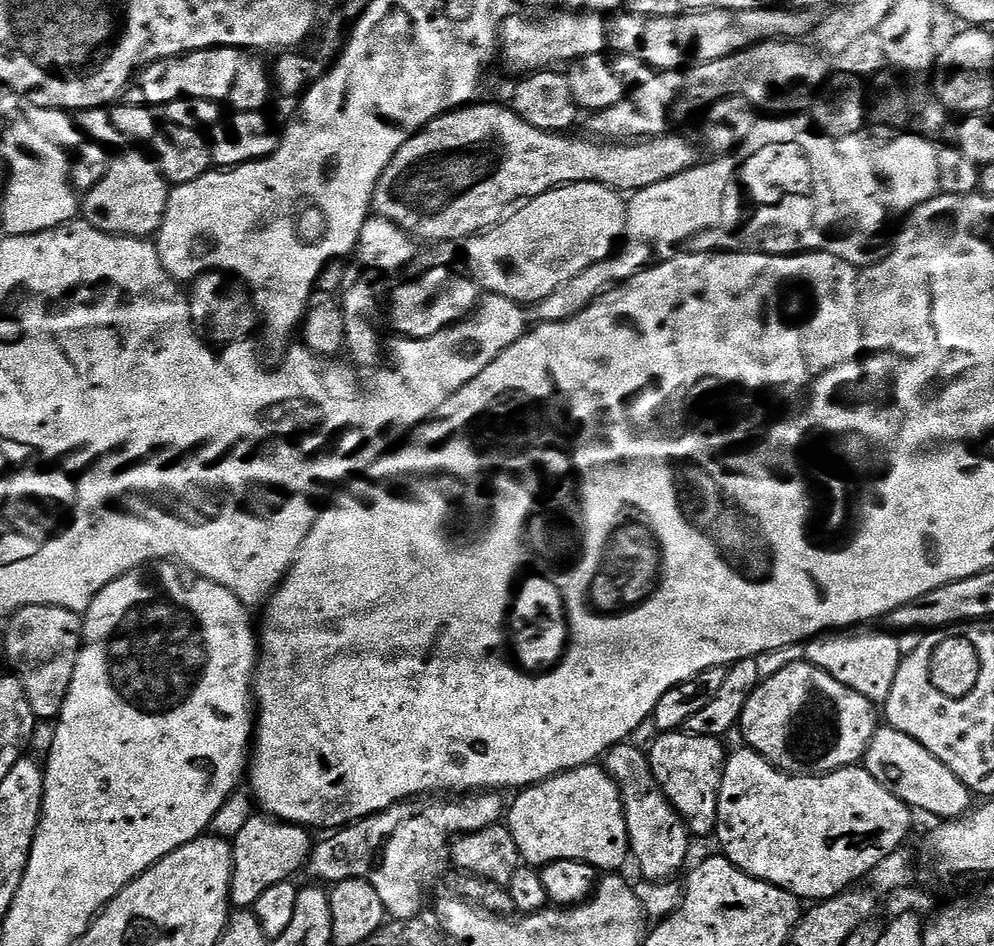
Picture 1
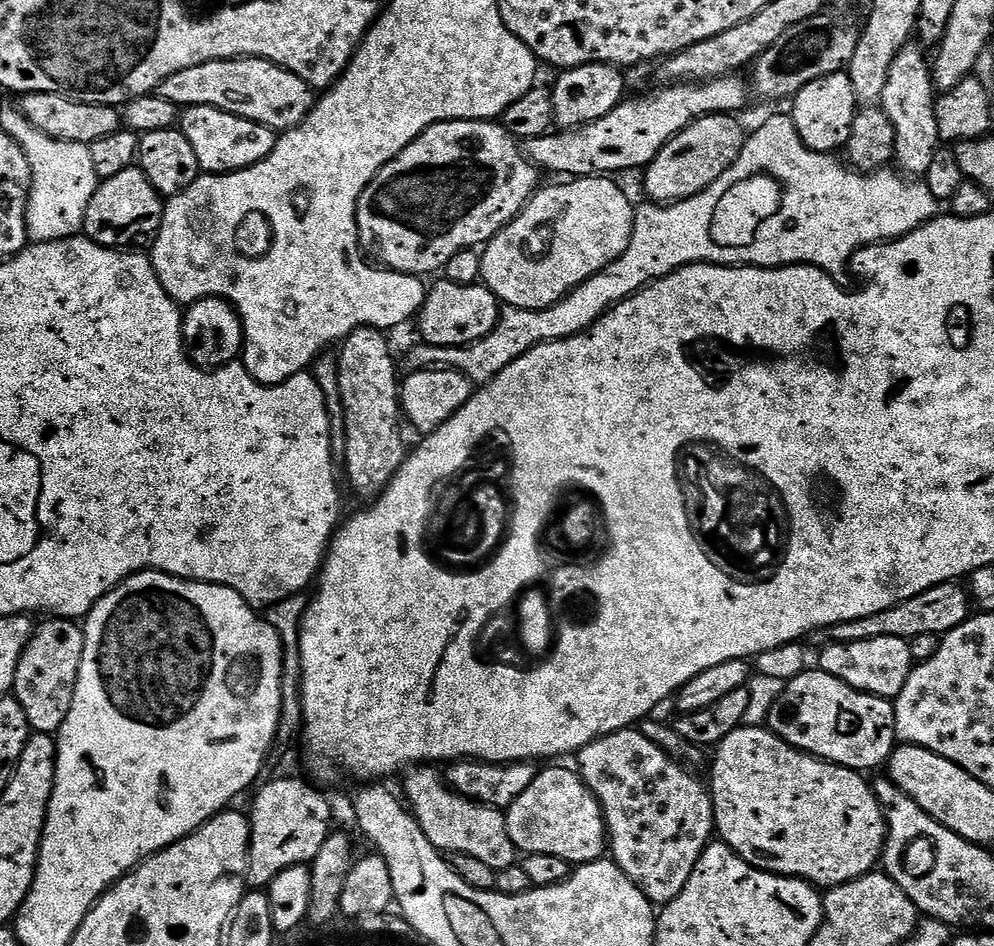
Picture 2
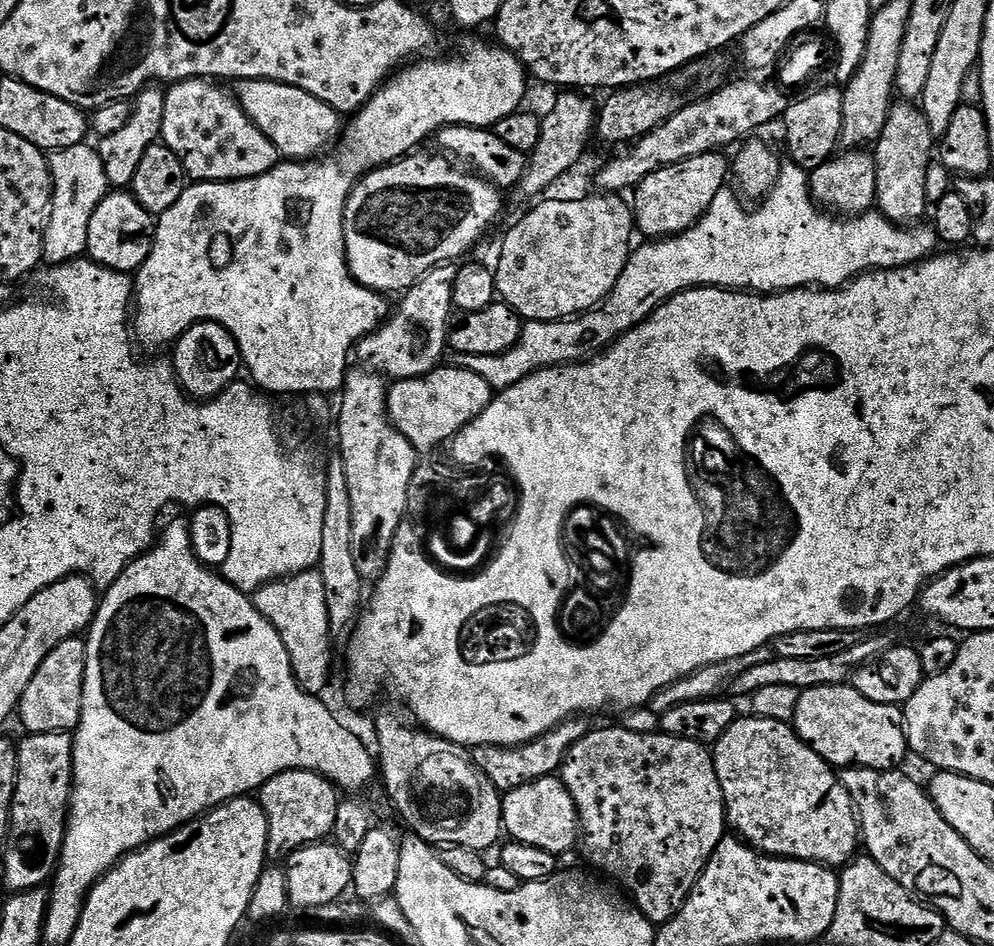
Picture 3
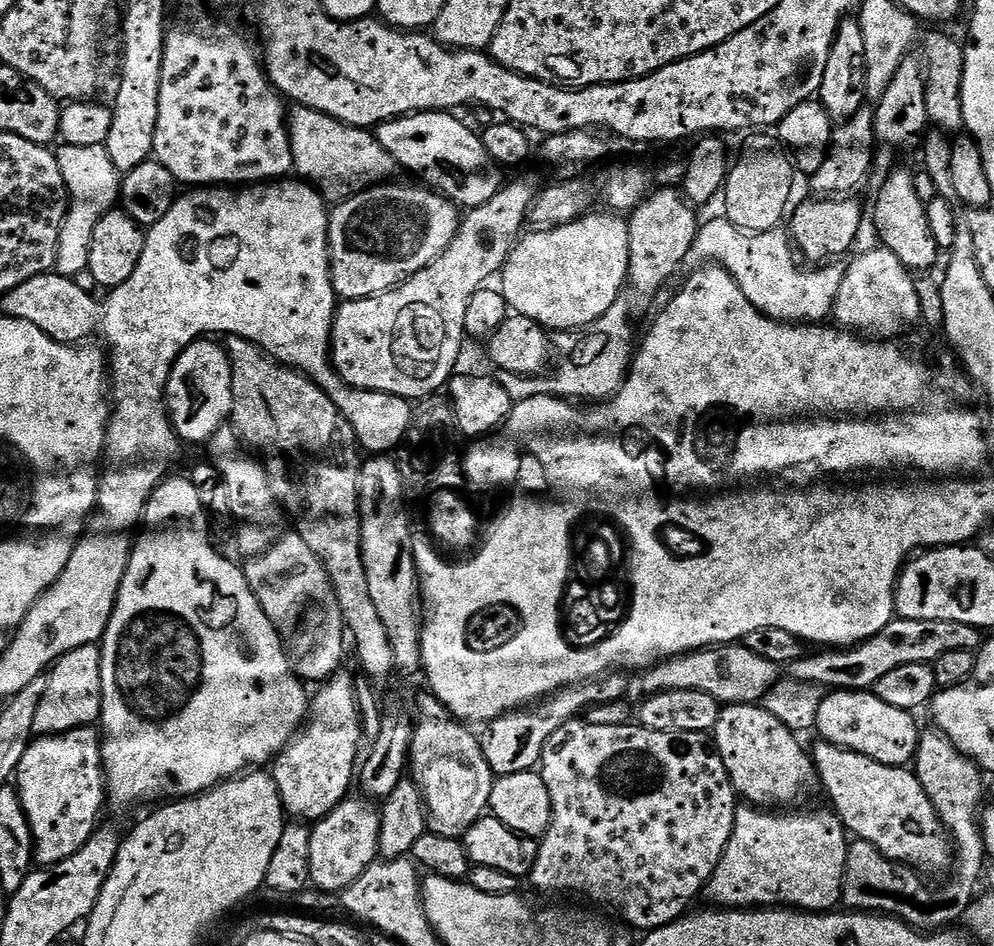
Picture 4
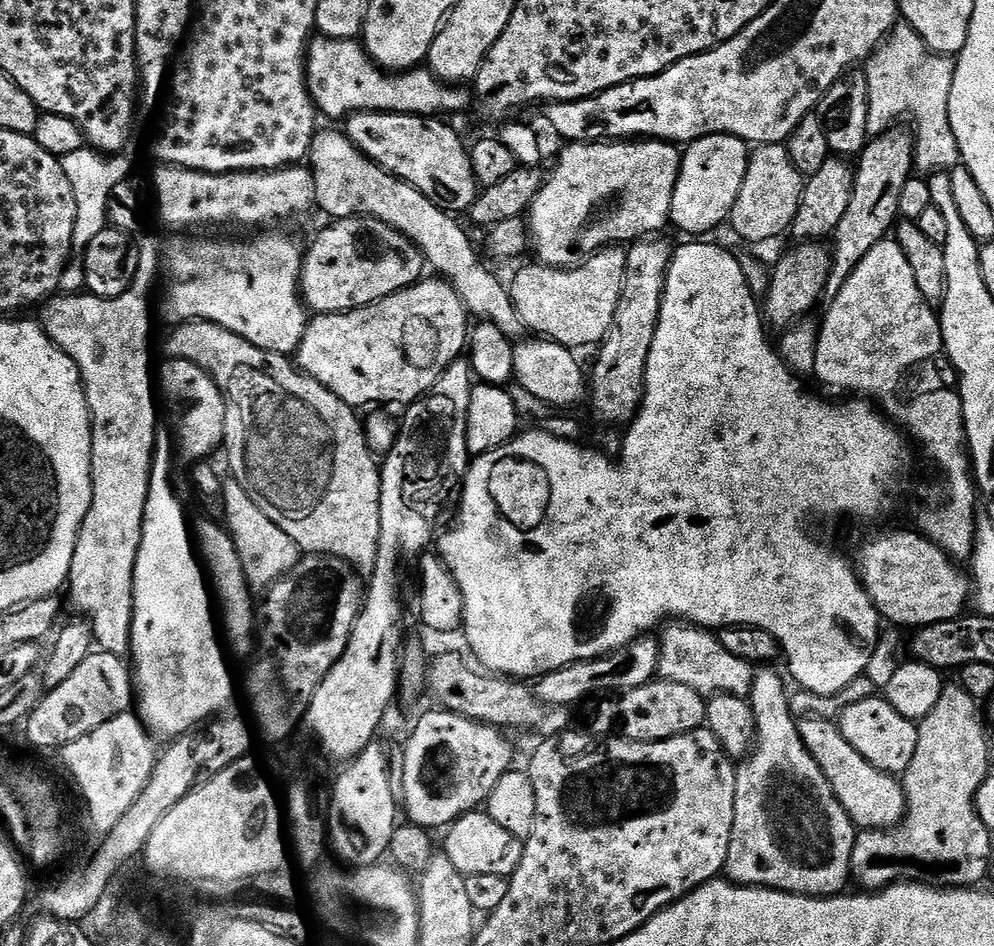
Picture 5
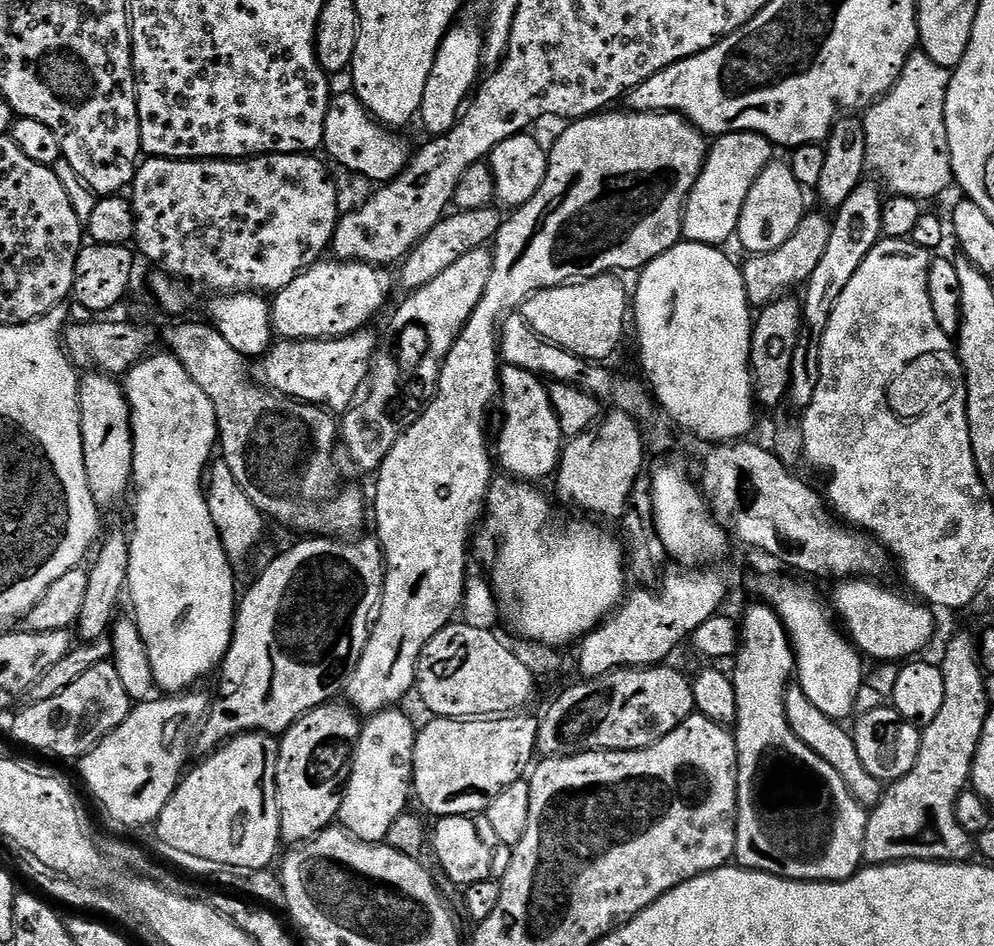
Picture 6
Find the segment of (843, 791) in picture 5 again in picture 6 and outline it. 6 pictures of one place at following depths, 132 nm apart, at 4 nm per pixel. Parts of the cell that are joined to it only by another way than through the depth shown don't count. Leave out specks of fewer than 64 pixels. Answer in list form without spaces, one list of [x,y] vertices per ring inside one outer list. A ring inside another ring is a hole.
[[[799,686],[789,687],[788,693],[784,695],[784,705],[790,730],[794,730],[799,740],[806,746],[810,746],[810,750],[814,750],[818,758],[830,762],[830,766],[838,770],[838,778],[846,782],[850,794],[859,804],[875,806],[884,795],[885,785],[878,778],[874,778],[874,774],[870,774],[866,766],[862,766],[862,758],[858,758],[858,750],[850,738],[849,729],[843,728],[845,725],[841,721],[831,720],[829,716],[822,714],[822,710],[818,710],[818,706],[814,706],[814,702],[806,698],[806,694]]]

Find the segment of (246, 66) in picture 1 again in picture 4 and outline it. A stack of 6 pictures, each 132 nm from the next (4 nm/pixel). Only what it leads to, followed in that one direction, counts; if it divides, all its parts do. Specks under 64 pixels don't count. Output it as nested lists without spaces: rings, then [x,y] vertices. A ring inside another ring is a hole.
[[[299,106],[291,109],[287,122],[295,175],[313,185],[325,201],[348,200],[368,188],[391,181],[395,177],[392,175],[398,172],[396,159],[367,128],[355,128],[318,110]]]

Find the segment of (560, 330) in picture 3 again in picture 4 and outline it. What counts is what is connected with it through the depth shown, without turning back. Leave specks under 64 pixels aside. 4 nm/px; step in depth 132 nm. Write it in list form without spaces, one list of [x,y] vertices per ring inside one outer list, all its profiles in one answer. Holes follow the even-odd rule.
[[[726,218],[708,220],[699,225],[694,238],[694,246],[690,246],[690,254],[686,261],[689,269],[701,266],[719,266],[732,275],[738,282],[738,290],[746,294],[746,298],[771,320],[782,324],[803,324],[816,326],[833,315],[838,298],[838,290],[842,286],[845,265],[840,262],[828,262],[813,270],[796,265],[793,245],[787,231],[743,232]],[[621,298],[602,314],[594,322],[590,322],[585,328],[577,328],[571,332],[556,332],[551,337],[550,348],[554,353],[554,367],[551,369],[552,376],[523,376],[522,374],[510,374],[509,372],[497,371],[494,379],[510,394],[513,402],[529,400],[535,396],[559,396],[560,399],[569,402],[608,402],[619,392],[624,385],[628,375],[628,370],[632,366],[634,359],[634,344],[632,348],[632,308],[626,302],[627,299]]]

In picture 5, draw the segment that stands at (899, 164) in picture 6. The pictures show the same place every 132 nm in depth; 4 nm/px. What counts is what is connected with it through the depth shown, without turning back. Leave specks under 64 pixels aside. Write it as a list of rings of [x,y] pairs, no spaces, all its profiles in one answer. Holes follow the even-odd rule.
[[[898,22],[868,57],[863,73],[868,87],[866,126],[869,137],[881,136],[909,116],[914,129],[914,168],[917,173],[935,174],[951,170],[961,163],[948,113],[950,90],[956,73],[953,57],[932,52],[909,24]]]

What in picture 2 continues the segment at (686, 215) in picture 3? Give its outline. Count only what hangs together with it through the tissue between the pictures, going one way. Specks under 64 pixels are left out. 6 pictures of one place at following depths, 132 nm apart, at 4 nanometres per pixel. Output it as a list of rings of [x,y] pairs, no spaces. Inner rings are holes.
[[[732,114],[703,116],[686,130],[682,130],[660,153],[643,169],[644,192],[649,201],[658,204],[675,204],[677,200],[688,200],[699,192],[707,190],[711,184],[718,182],[730,166],[742,154],[746,131]]]

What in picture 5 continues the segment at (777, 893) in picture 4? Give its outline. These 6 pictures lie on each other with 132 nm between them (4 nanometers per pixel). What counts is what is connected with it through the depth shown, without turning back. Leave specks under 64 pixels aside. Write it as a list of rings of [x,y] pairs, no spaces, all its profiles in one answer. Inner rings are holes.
[[[764,666],[753,675],[750,685],[750,711],[752,714],[752,723],[754,725],[754,743],[747,756],[739,761],[736,768],[736,785],[734,786],[734,830],[730,834],[730,850],[726,854],[723,875],[731,883],[749,888],[772,888],[775,892],[792,892],[796,896],[834,896],[845,891],[844,888],[850,884],[850,873],[852,871],[852,851],[854,842],[858,835],[858,829],[853,824],[846,810],[838,802],[838,798],[828,788],[826,776],[810,758],[806,746],[802,746],[798,720],[789,706],[789,693],[784,692],[785,677],[772,669],[772,666]]]

